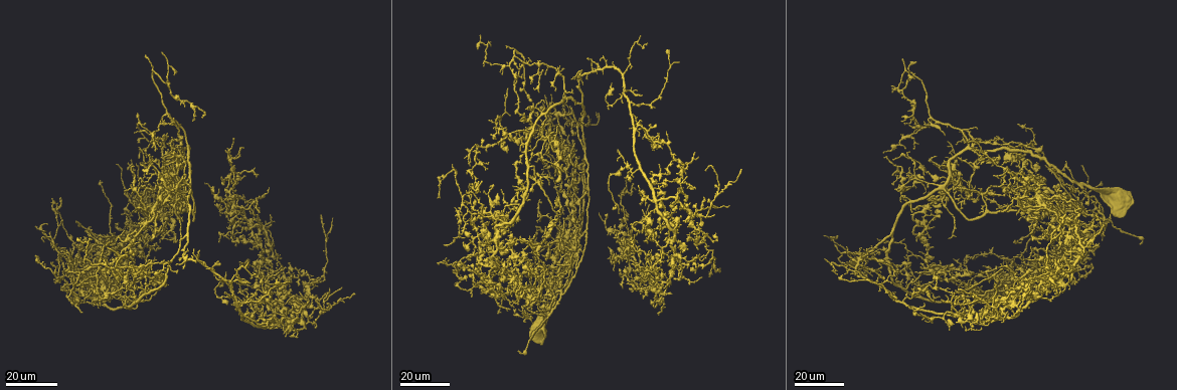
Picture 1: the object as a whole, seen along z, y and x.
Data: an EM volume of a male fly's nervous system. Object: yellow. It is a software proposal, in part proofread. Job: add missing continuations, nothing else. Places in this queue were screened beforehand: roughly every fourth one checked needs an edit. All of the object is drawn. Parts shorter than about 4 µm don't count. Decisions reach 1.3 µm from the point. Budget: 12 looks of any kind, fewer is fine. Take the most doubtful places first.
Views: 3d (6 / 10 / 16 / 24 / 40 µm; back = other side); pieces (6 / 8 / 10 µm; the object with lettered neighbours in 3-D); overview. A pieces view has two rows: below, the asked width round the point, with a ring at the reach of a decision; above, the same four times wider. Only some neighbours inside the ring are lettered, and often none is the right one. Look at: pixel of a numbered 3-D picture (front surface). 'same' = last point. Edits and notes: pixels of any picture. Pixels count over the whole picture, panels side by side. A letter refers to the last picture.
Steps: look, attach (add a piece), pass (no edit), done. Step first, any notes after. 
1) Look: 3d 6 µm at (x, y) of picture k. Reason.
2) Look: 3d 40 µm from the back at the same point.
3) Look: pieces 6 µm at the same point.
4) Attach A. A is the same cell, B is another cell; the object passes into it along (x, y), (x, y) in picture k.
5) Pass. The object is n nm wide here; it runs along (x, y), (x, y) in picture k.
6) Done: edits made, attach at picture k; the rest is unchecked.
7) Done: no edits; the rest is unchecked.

Look: 3d 16 µm at (281, 306) of picture 1. An open end.

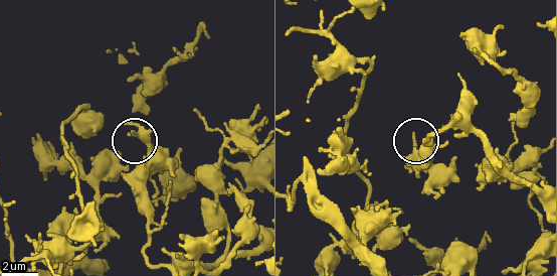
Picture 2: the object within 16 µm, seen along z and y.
Look: pieces 6 µm at (414, 137) of picture 2.

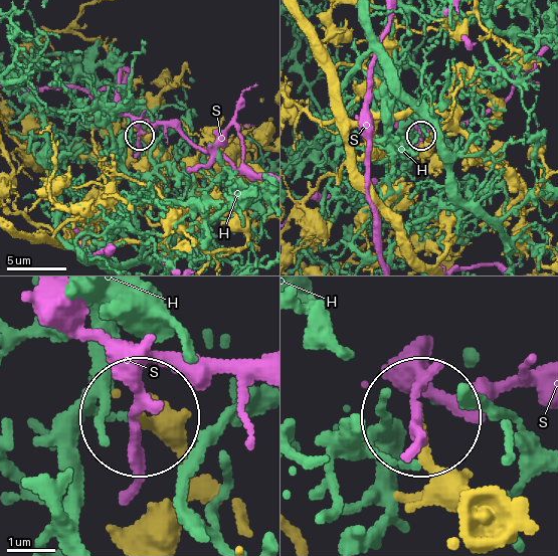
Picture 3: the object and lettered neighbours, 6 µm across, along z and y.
Pass. H and S are other cells; it runs along (463, 490), (419, 421) in picture 3; none of them fits.

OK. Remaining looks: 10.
Look: 3d 16 µm at (1080, 165) of picture 1.

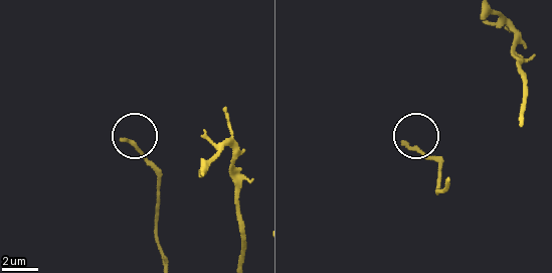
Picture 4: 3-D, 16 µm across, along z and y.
Look: pieces 6 µm at (122, 138) of picture 4.

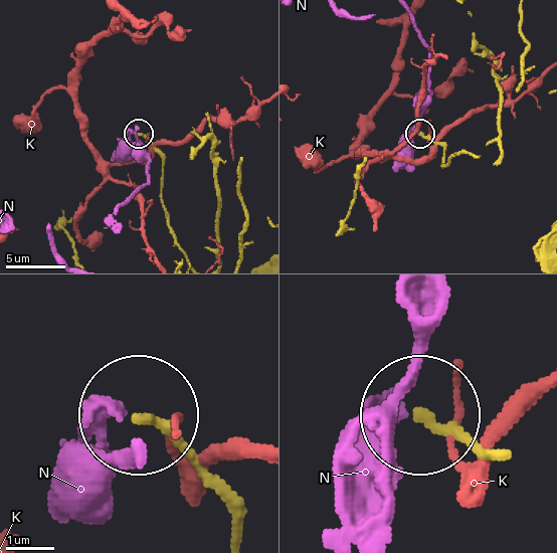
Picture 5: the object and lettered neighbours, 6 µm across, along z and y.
Pass. The object is 220 nm wide here; K and N are other cells; it runs along (232, 526), (220, 490), (140, 417) in picture 5; none of them fits.

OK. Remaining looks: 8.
Look: 3d 16 µm at (530, 100) of picture 1. Branch stops here.

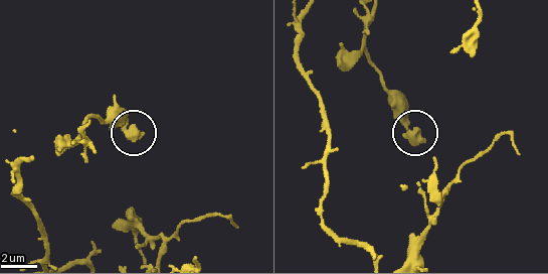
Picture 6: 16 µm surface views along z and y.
Look: pieces 10 µm at (422, 139) of picture 6.

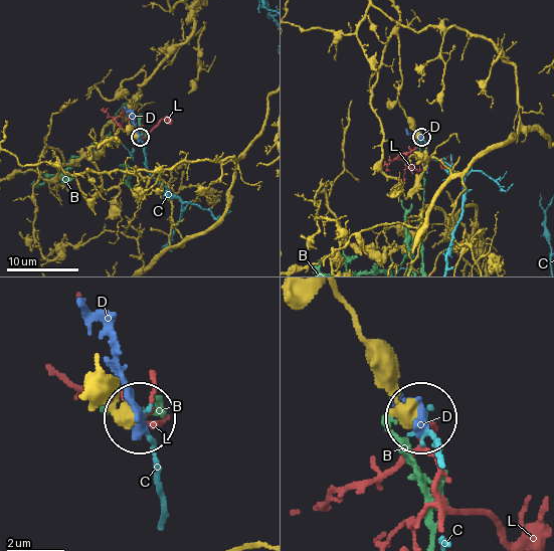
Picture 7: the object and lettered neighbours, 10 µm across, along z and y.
Pass. B, C, D and L are other cells; it runs along (397, 32), (402, 80), (397, 99), (409, 126), (420, 136) in picture 7; no lettered piece goes on from it.

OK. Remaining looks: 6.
Look: 3d 24 µm at (269, 215) of picture 1. Thin end.

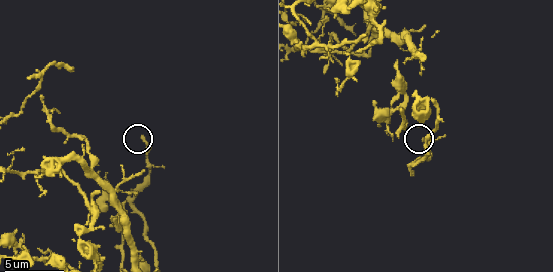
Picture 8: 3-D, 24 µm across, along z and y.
Look: pieces 8 µm at (141, 137) of picture 8.

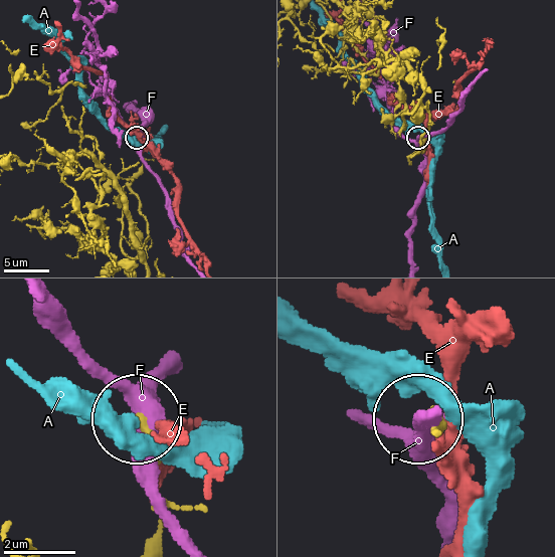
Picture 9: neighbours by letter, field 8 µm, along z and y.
Pass. The object is 190 nm wide here; A, E and F are other cells; none of them fits.

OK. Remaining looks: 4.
Look: 3d 24 µm at (619, 219) of picture 1. Tapers out.

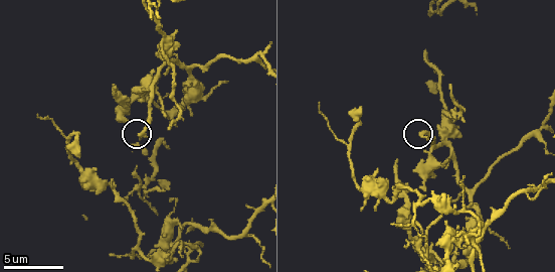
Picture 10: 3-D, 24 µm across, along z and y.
Look: pieces 10 µm at (144, 137) of picture 10.

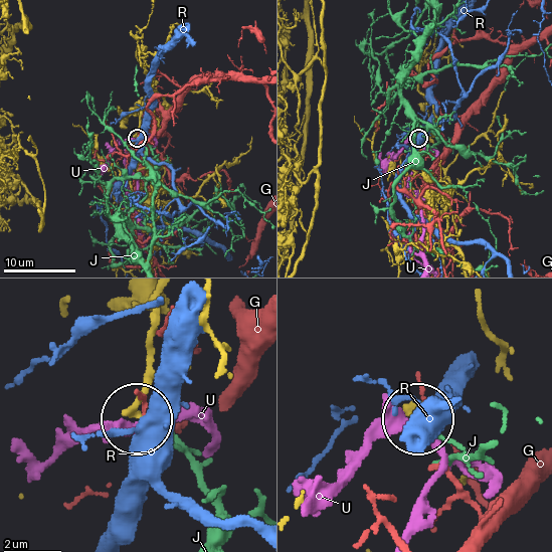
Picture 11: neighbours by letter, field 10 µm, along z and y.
Pass. G, J, R and U are other cells; none of them fits.

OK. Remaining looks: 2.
Look: 3d 16 µm at (988, 187) of picture 1. An open end.

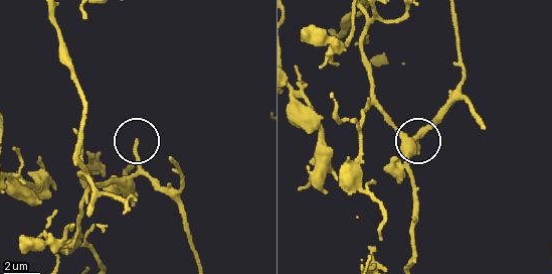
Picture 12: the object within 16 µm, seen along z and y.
Look: pieces 6 µm at (136, 142) of picture 12. See the neighbours.

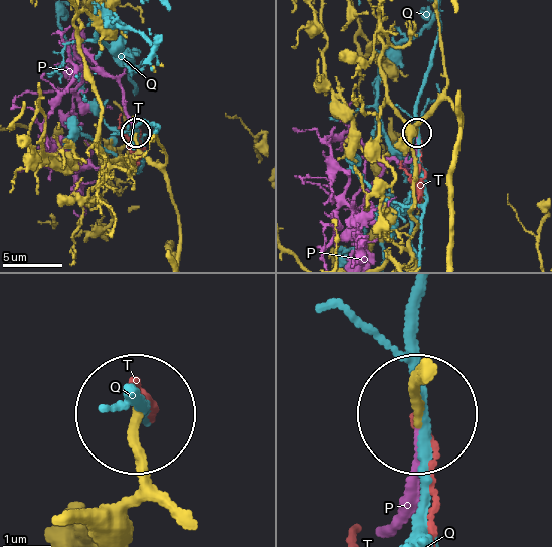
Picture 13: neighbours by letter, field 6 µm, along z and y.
Attach P. P is the same cell, Q and T are other cells; the neuron continues.

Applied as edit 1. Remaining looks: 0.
Done: edits made, attach at picture 13; the rest is unchecked.

